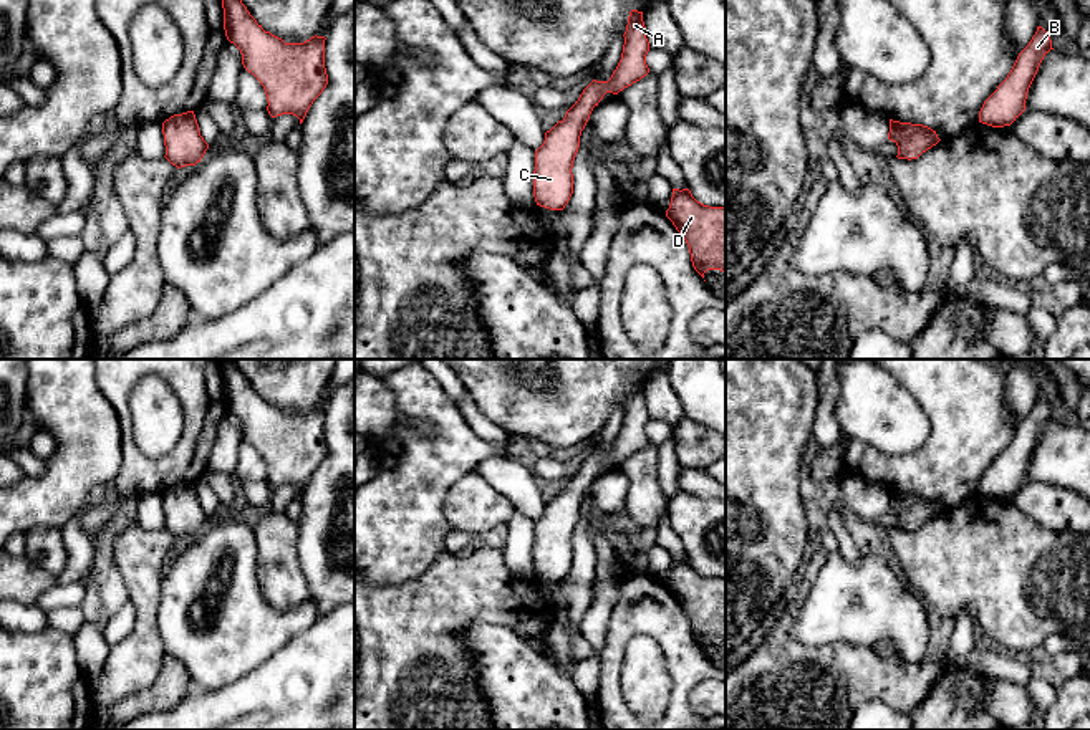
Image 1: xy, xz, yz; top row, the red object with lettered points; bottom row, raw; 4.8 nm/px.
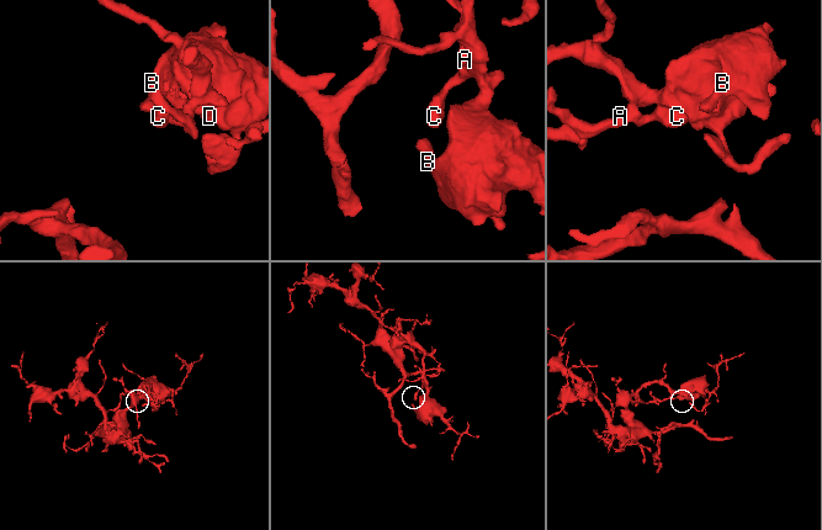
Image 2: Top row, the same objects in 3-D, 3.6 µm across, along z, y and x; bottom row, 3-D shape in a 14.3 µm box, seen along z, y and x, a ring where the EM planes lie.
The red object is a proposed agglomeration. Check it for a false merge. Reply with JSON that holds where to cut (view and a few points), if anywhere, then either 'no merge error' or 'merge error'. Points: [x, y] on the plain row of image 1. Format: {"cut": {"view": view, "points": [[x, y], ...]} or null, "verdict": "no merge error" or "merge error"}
{"cut": null, "verdict": "no merge error"}

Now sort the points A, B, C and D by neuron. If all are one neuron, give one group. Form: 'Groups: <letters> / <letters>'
Groups: A B C D

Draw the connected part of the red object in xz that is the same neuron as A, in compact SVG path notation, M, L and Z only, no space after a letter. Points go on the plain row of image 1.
M629 382L623 407L621 430L611 449L608 452L593 450L565 488L545 503L543 515L535 521L533 568L540 578L563 581L568 574L573 564L573 531L593 478L606 463L618 465L649 444L646 435L649 412L643 382Z

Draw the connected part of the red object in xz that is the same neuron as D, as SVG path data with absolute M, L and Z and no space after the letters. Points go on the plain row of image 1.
M673 560L666 588L686 611L692 637L702 649L707 641L726 642L726 578L704 576L689 560Z

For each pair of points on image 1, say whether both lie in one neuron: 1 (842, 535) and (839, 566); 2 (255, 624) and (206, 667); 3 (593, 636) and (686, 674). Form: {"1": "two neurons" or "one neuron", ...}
{"1": "two neurons", "2": "one neuron", "3": "two neurons"}

